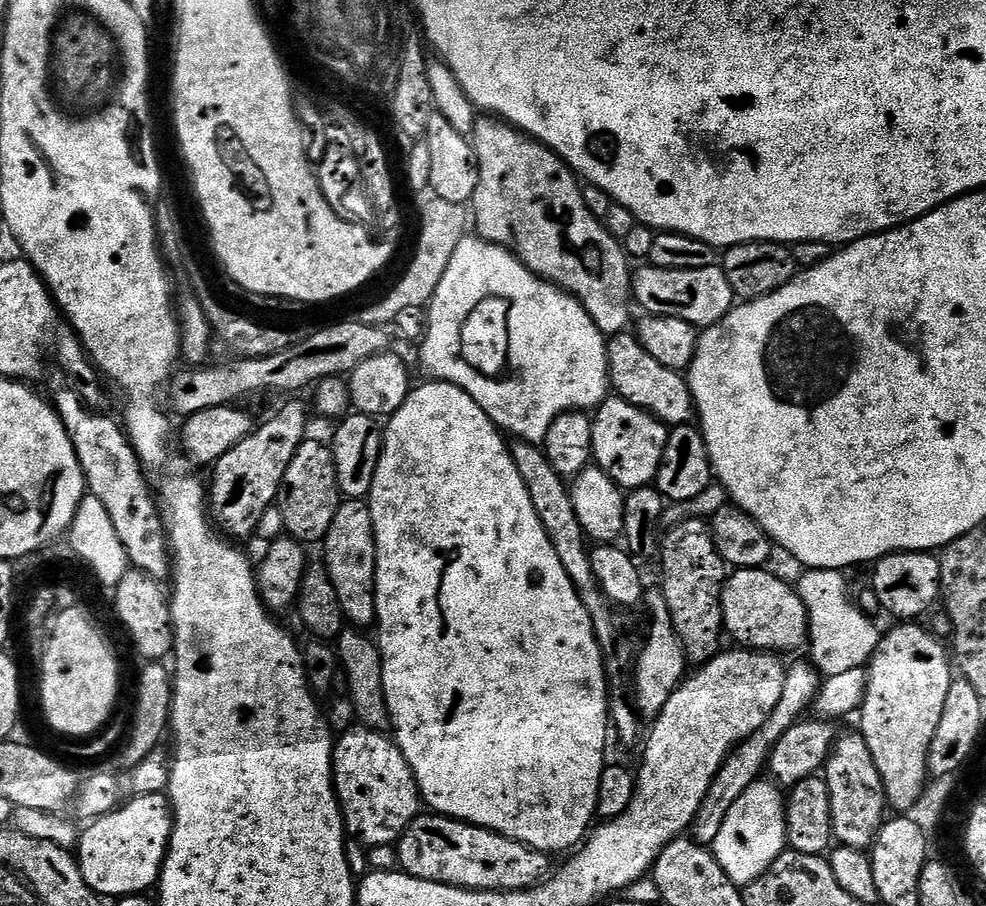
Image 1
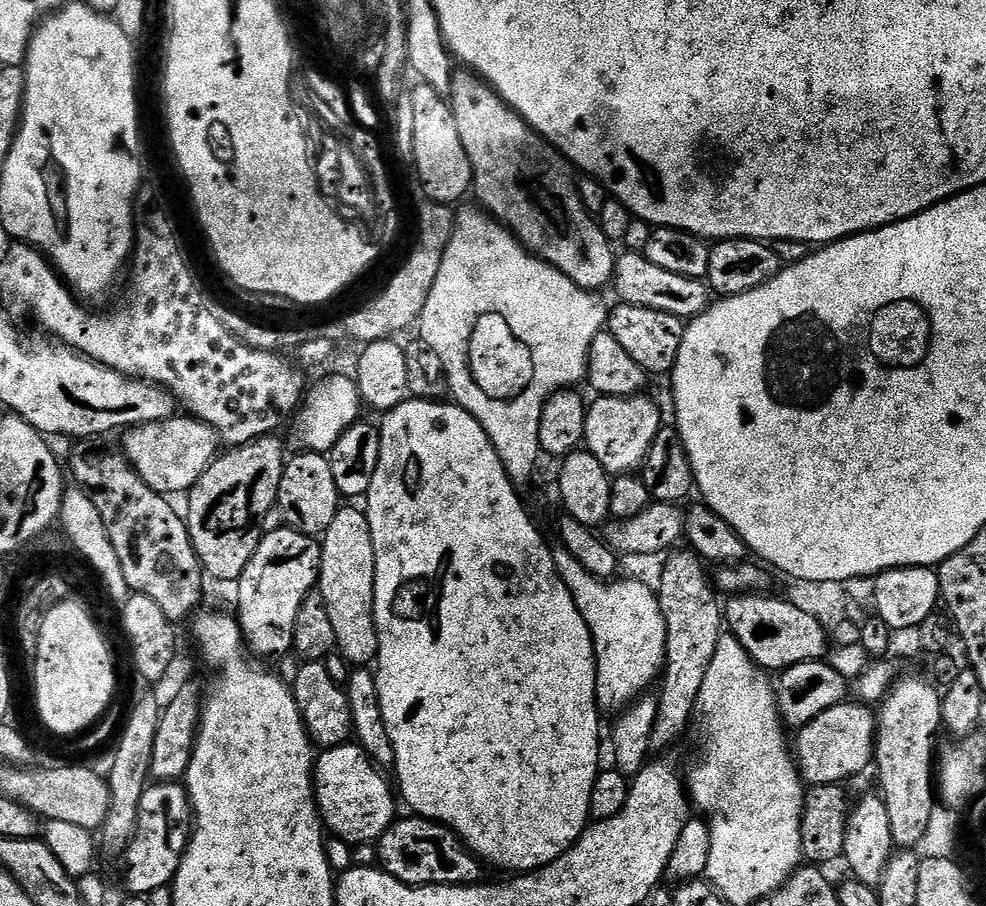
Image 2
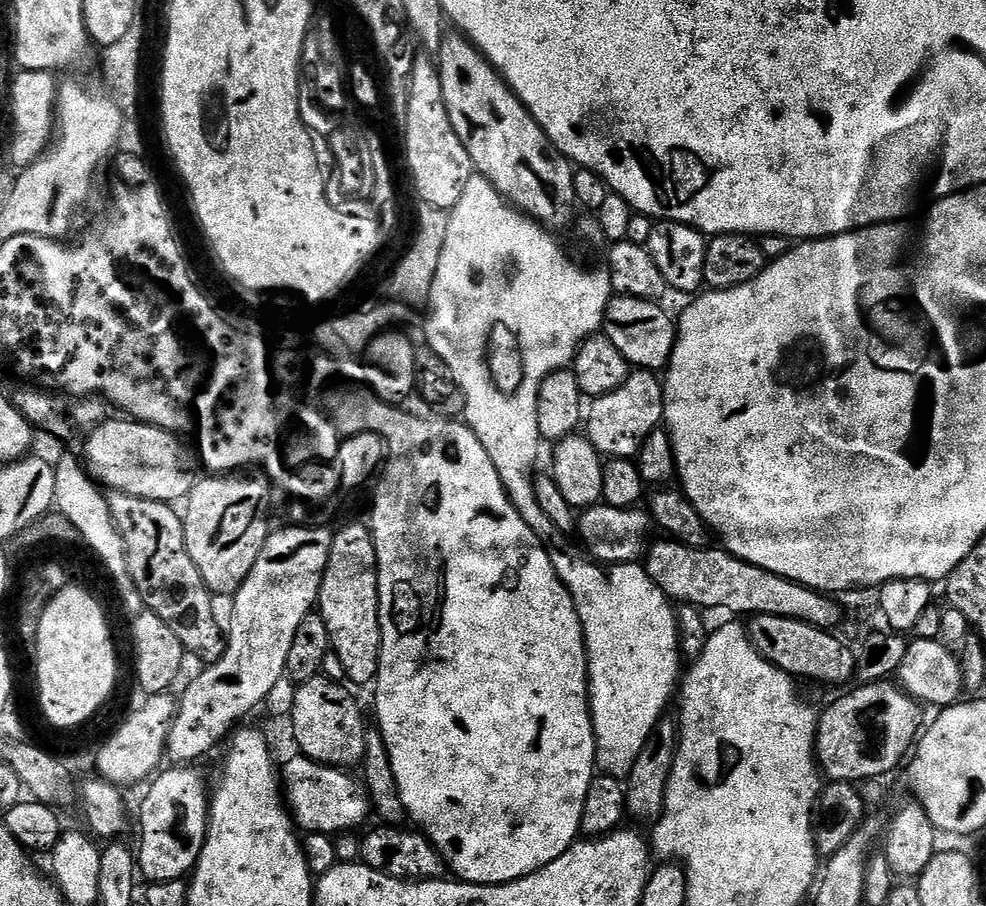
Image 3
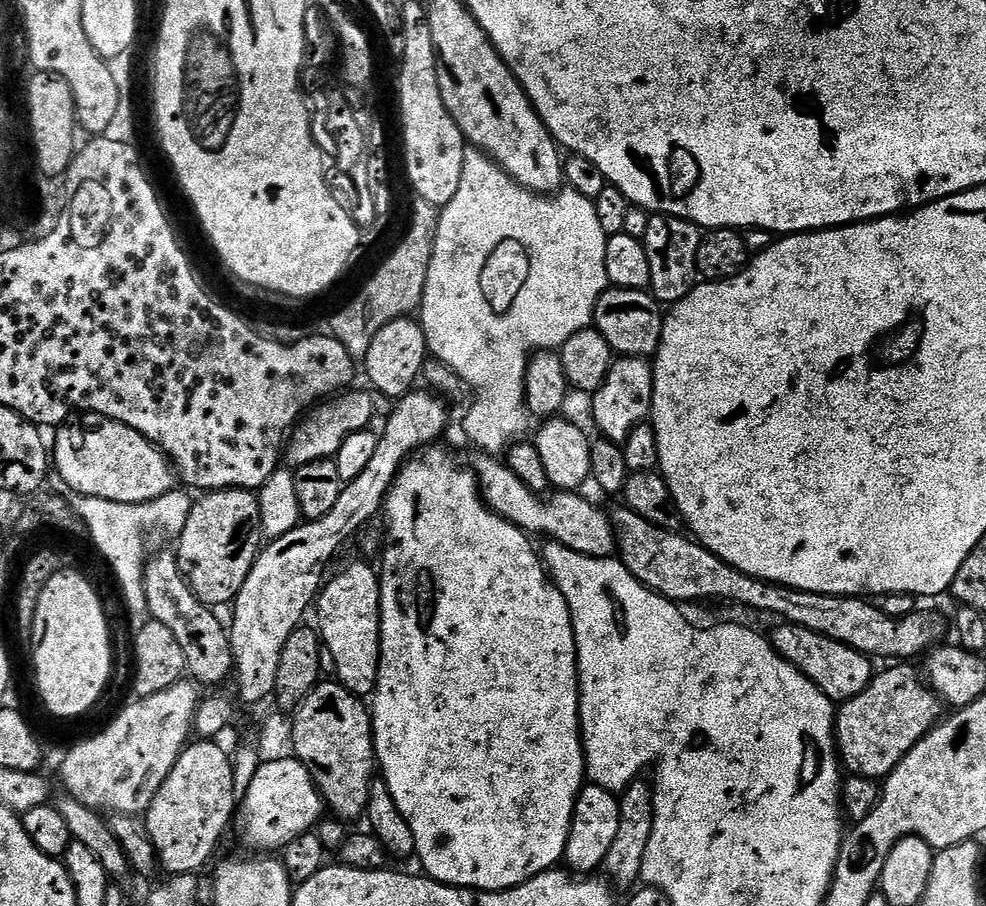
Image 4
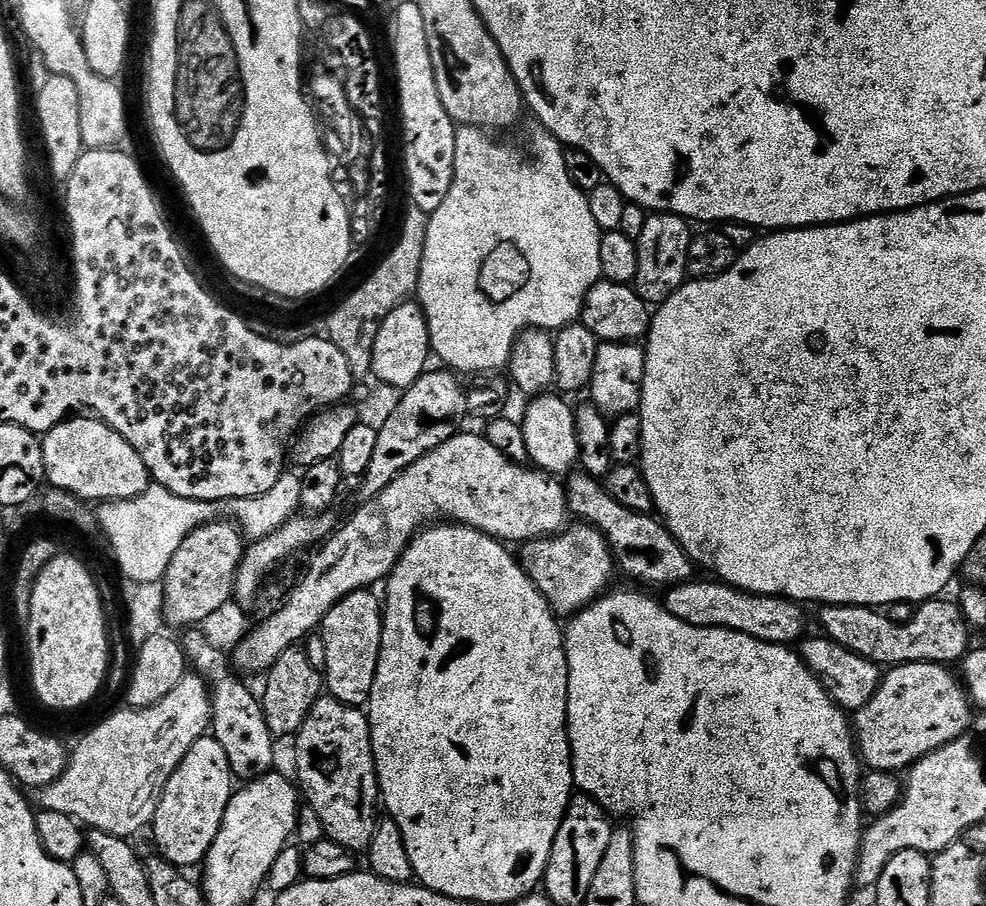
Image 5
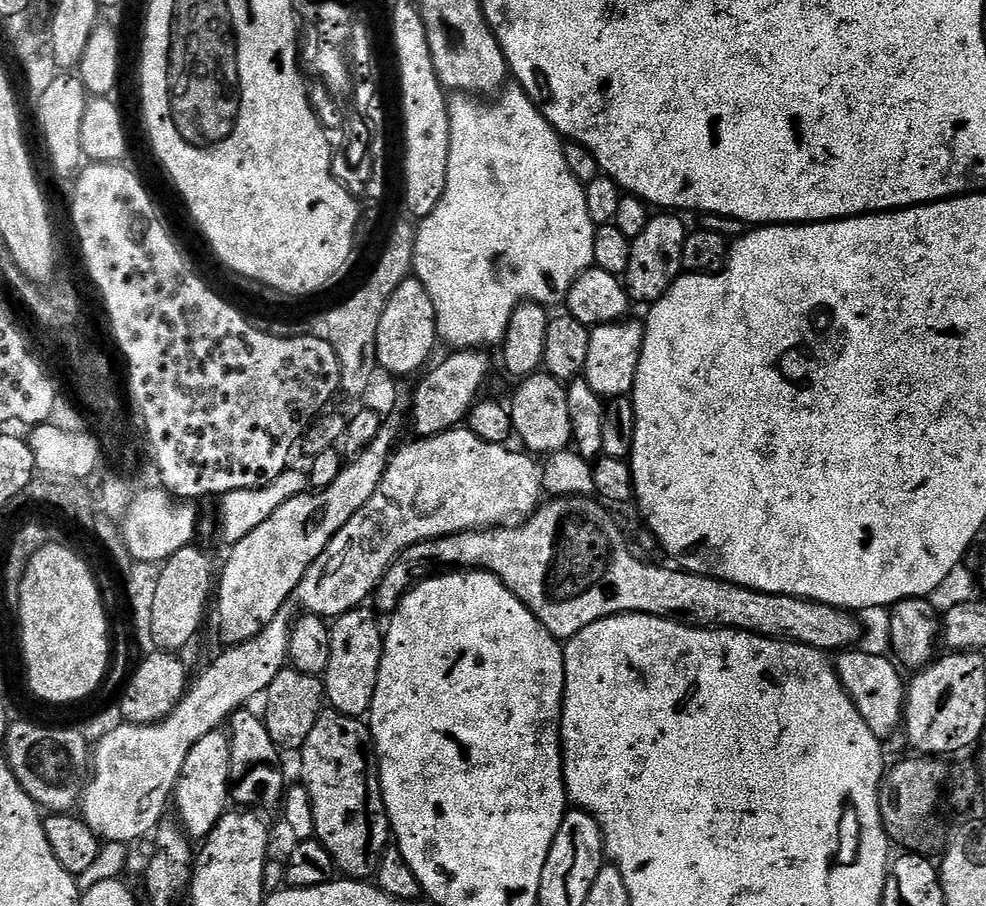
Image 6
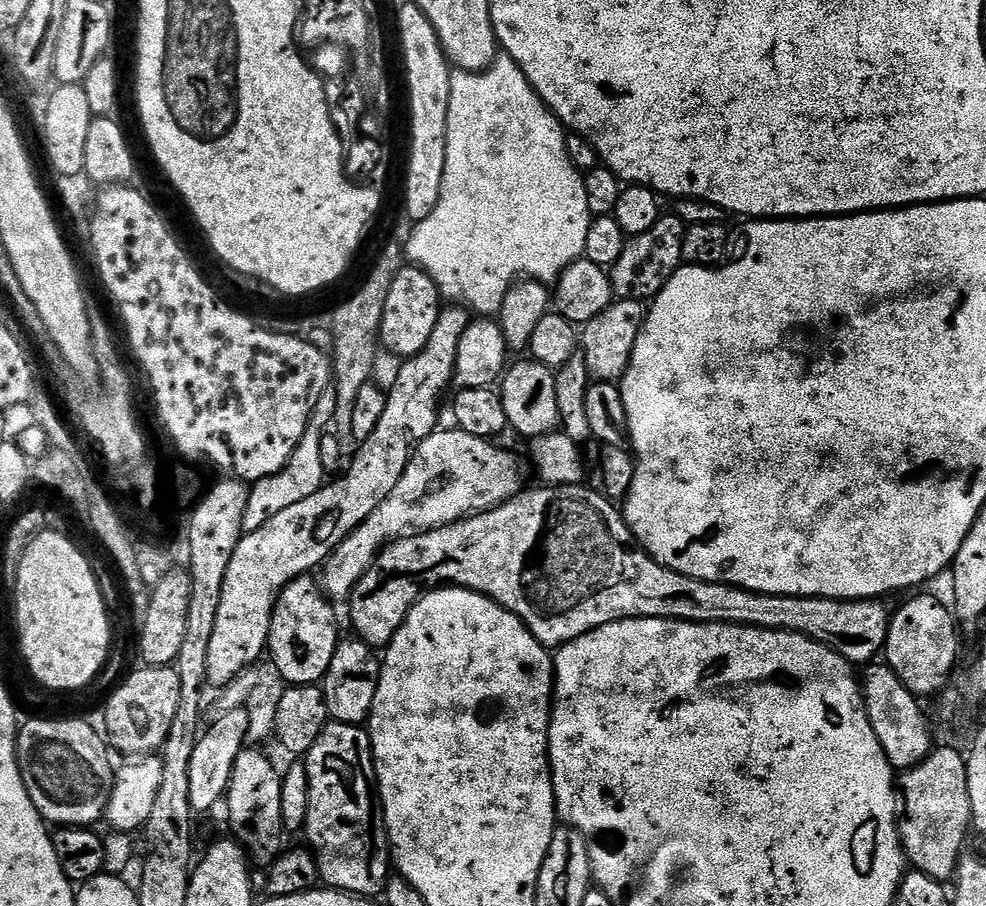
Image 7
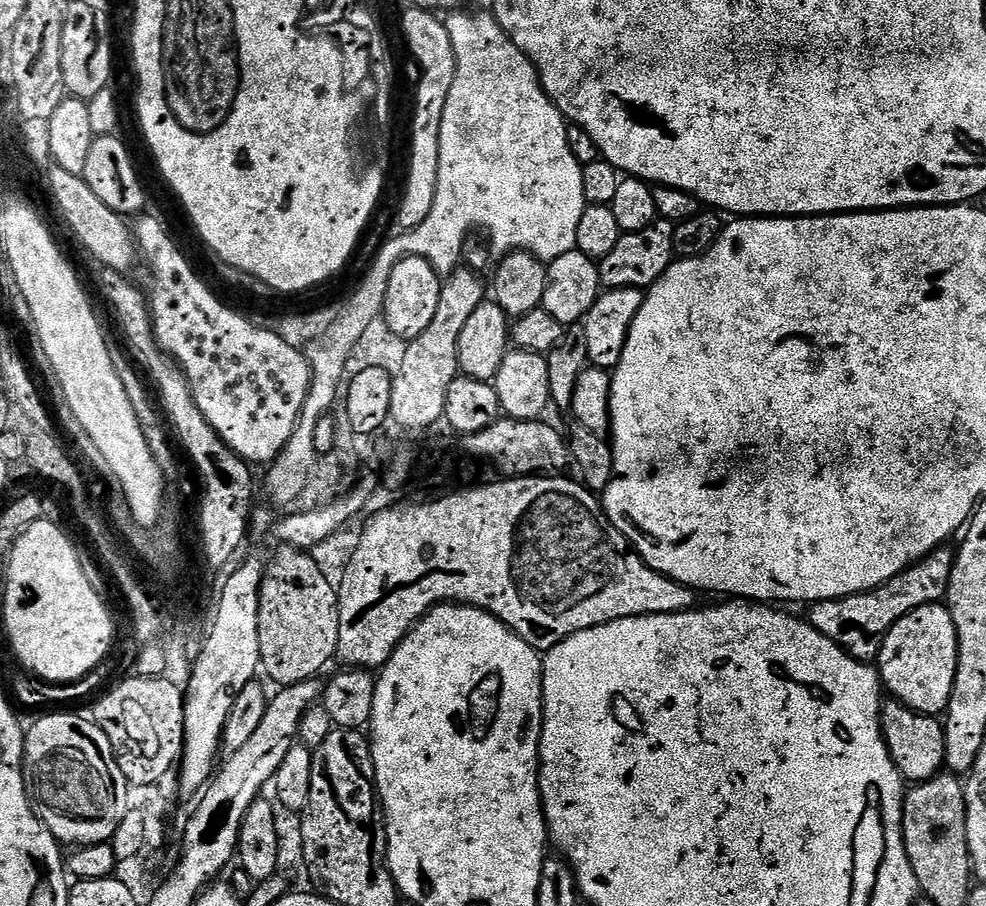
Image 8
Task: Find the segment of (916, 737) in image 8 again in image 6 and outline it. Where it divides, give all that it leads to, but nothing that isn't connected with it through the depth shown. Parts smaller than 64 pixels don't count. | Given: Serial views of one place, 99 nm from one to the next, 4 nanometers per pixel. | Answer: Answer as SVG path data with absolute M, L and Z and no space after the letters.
M844 650L835 657L836 675L840 677L840 684L847 690L858 714L862 714L866 726L870 726L870 730L874 730L882 742L888 742L896 731L901 731L904 723L905 677L900 677L901 669L887 655L884 657L876 652L856 651L860 650Z

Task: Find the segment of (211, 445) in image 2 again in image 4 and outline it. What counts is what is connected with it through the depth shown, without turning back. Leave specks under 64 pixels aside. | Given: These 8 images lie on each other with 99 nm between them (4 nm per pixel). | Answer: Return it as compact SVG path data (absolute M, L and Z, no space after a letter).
M84 414L79 418L55 429L56 445L50 448L54 472L62 476L69 490L110 502L140 504L174 488L174 469L168 457L141 432L105 416Z

